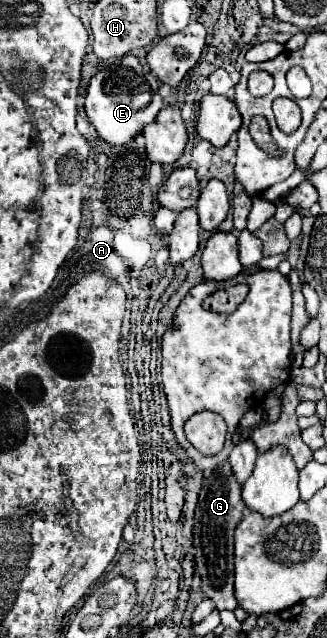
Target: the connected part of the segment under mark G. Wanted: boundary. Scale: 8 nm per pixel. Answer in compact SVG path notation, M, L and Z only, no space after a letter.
M221 463L221 469L213 469L209 477L205 475L199 503L195 509L195 529L193 529L193 543L195 543L195 567L201 575L201 589L205 597L209 597L219 611L237 609L237 601L233 595L233 531L237 523L243 519L245 501L241 501L241 485L233 477L229 463Z

